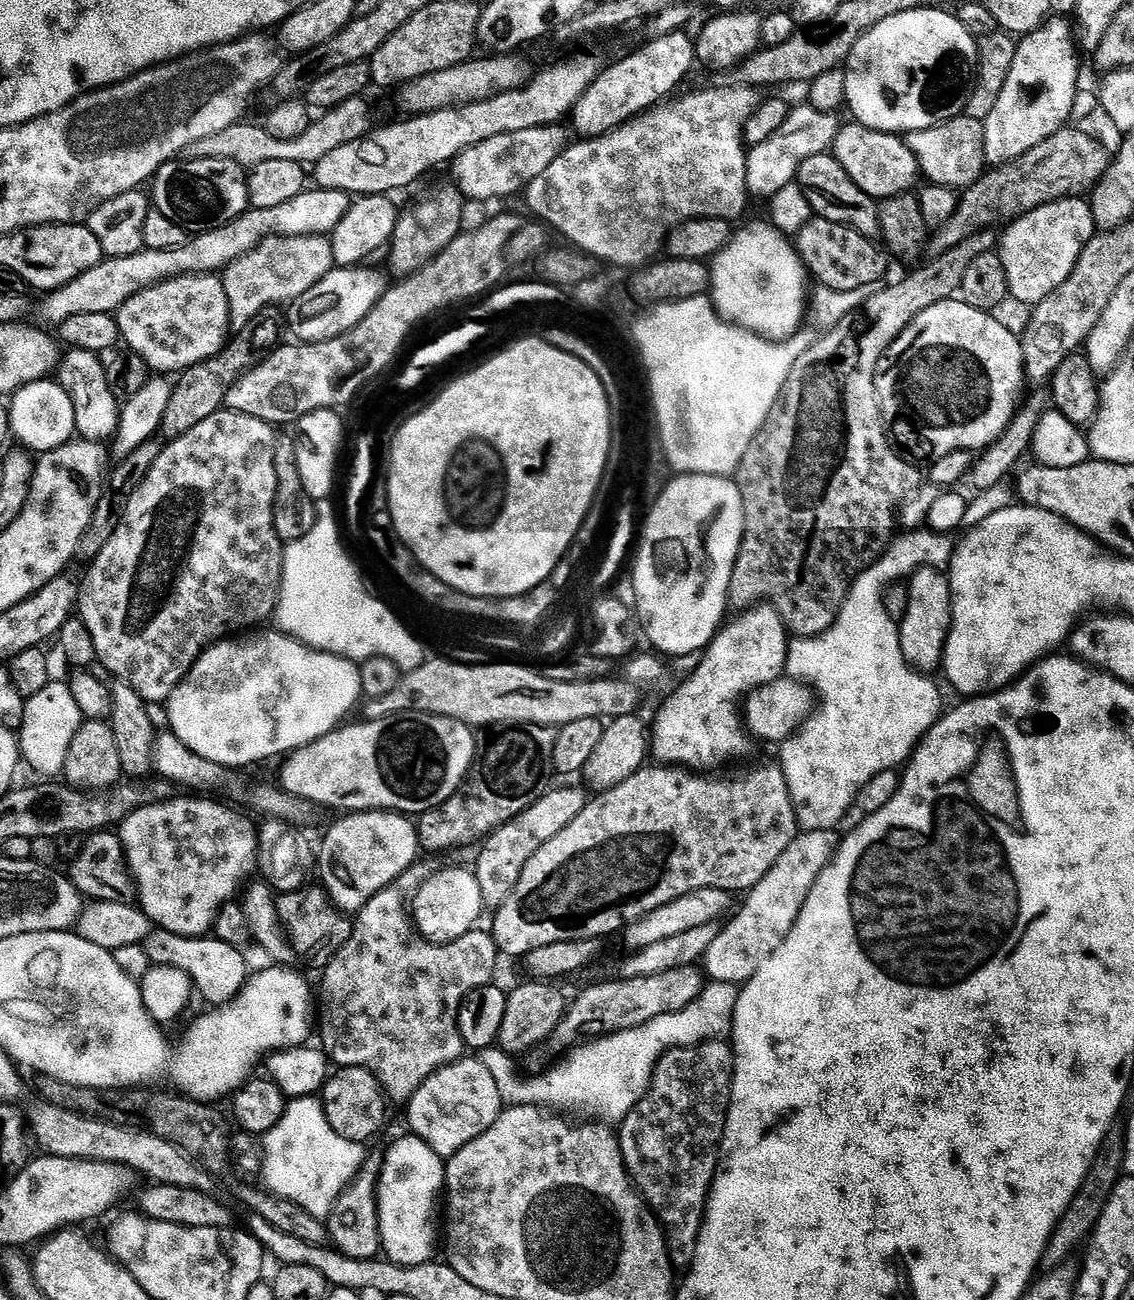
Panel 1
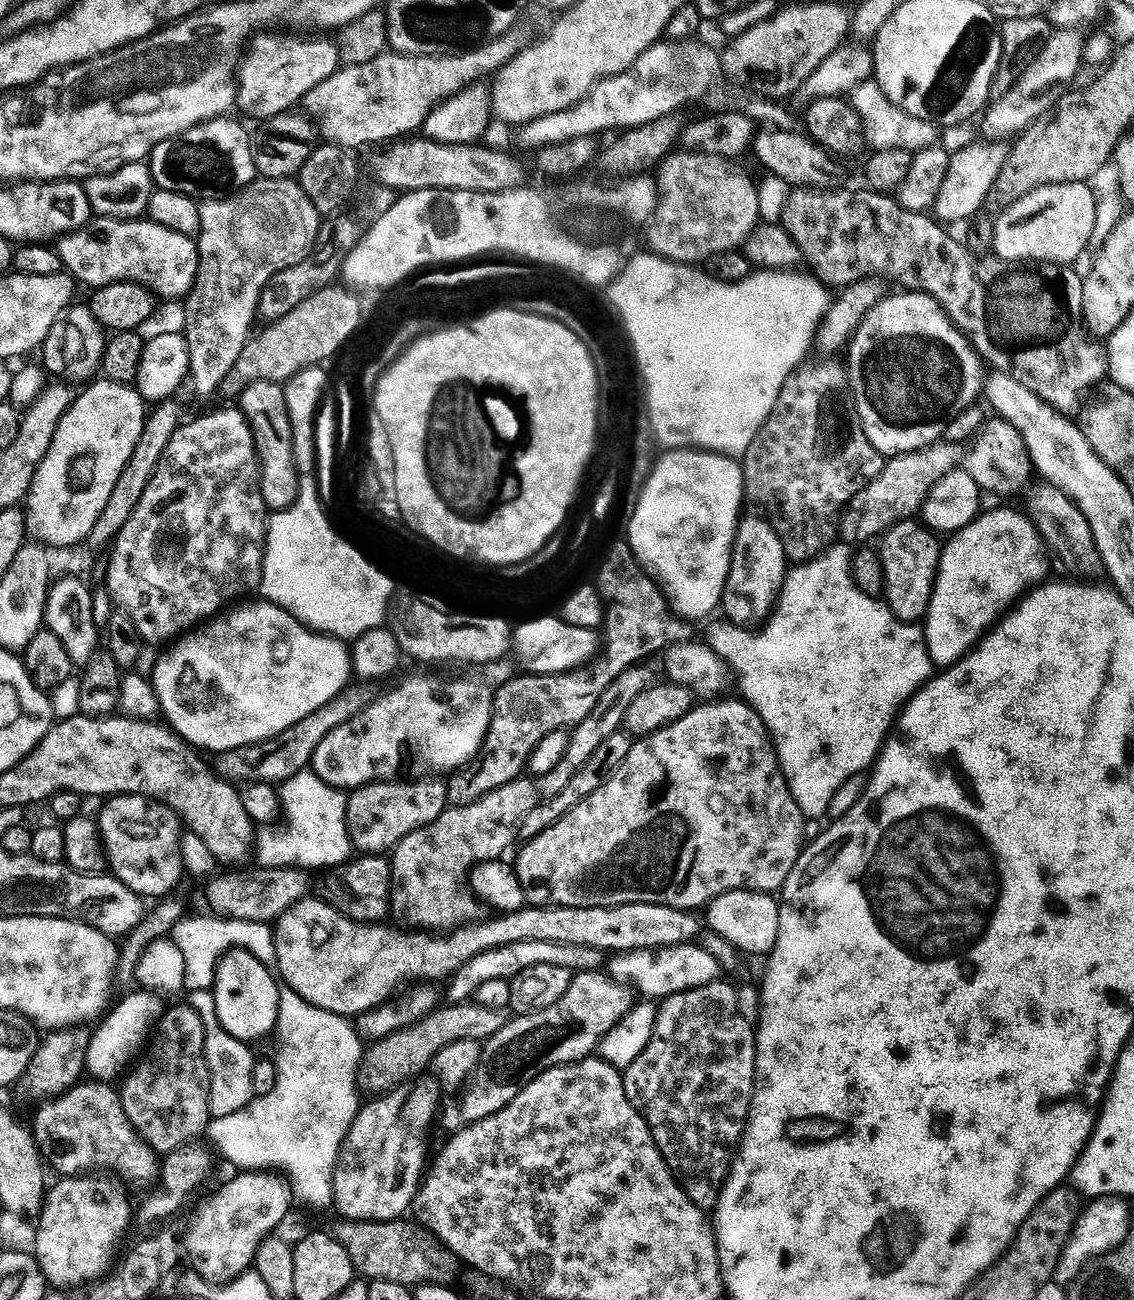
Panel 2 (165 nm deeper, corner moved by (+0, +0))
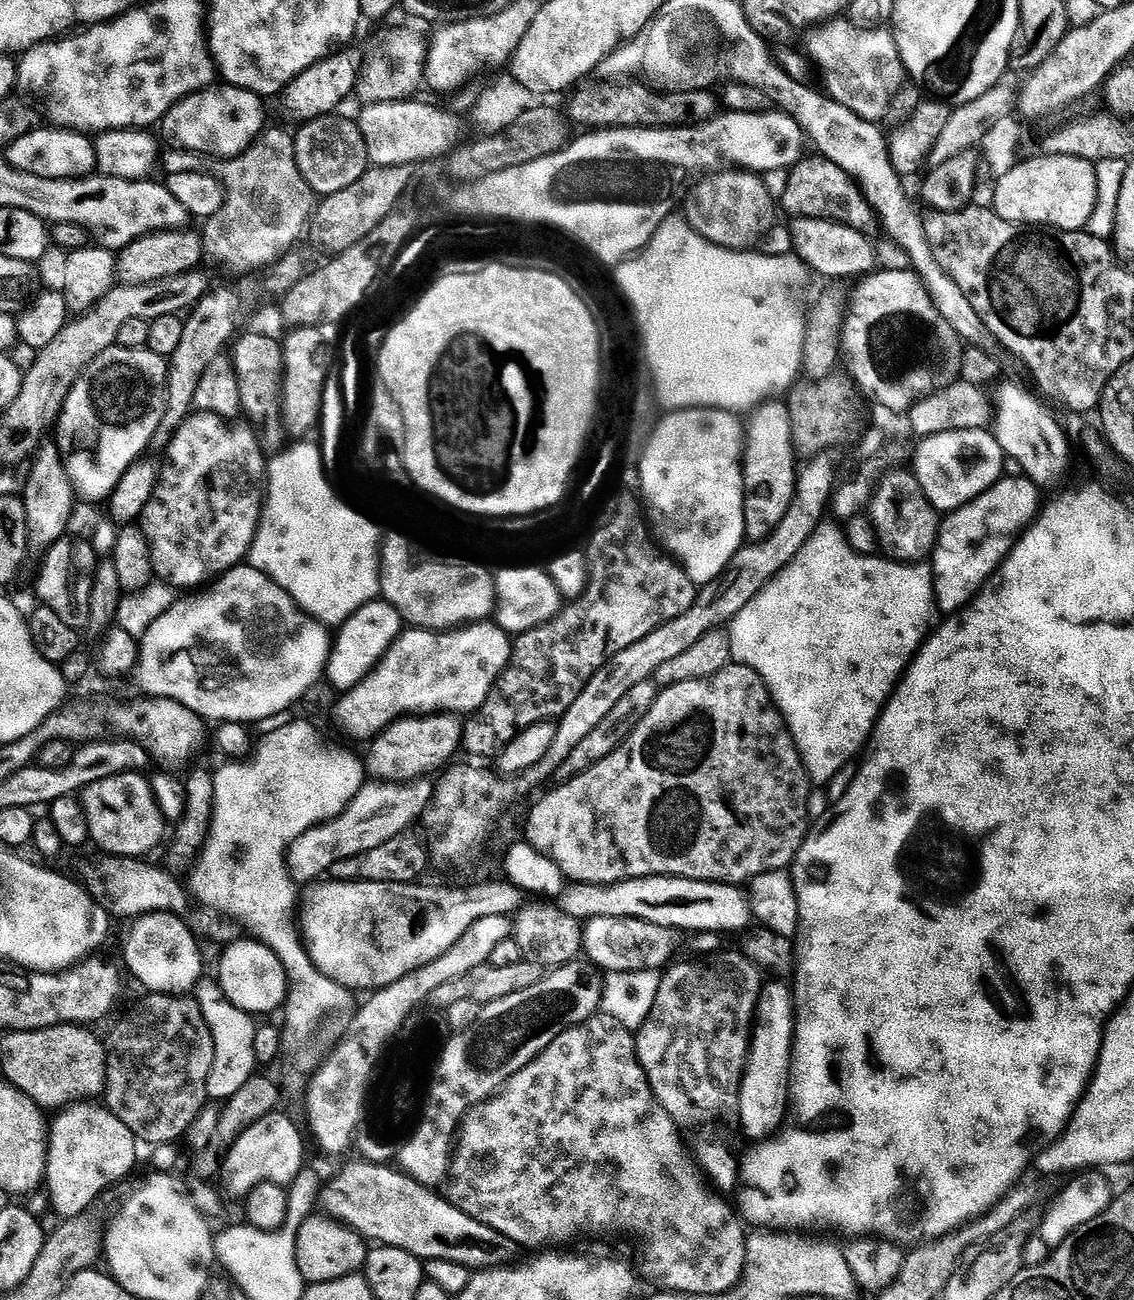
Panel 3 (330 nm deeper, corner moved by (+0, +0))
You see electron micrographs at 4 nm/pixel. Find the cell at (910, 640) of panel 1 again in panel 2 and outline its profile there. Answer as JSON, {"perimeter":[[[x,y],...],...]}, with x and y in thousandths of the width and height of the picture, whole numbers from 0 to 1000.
{"perimeter":[[[808,398],[791,400],[775,416],[774,425],[780,436],[780,455],[787,472],[798,478],[811,478],[817,475],[829,438],[831,415],[817,403]]]}

